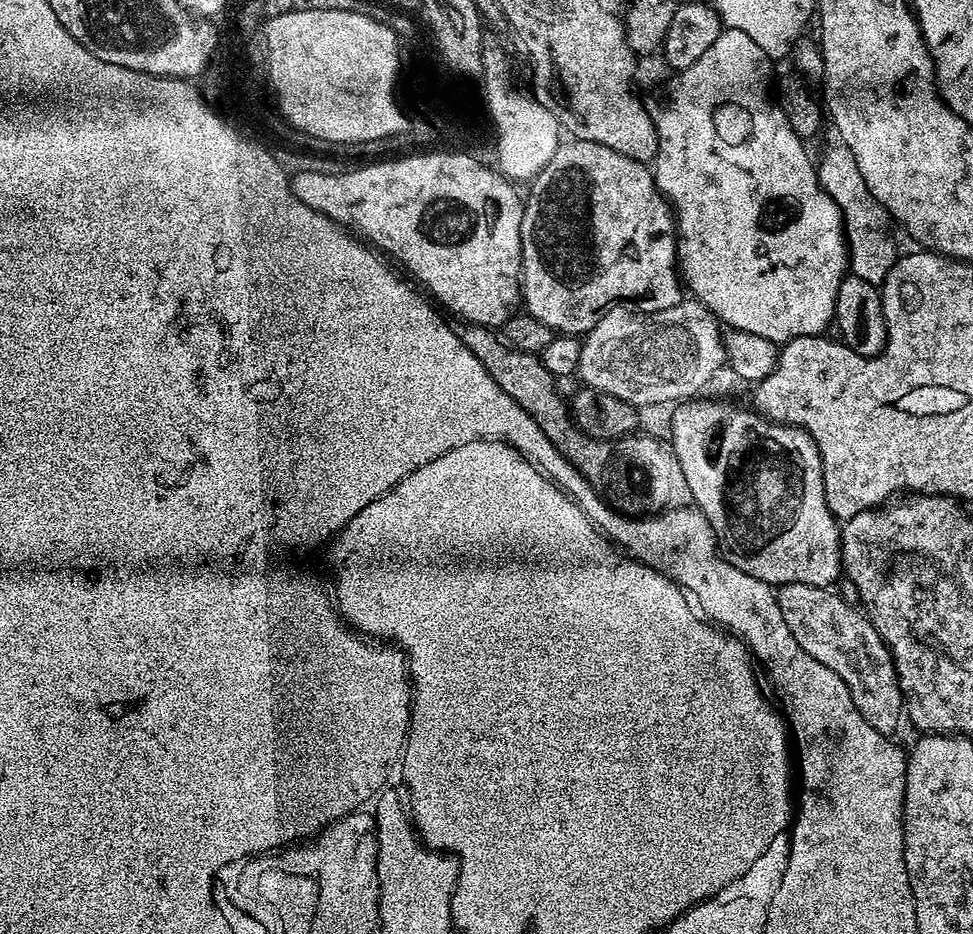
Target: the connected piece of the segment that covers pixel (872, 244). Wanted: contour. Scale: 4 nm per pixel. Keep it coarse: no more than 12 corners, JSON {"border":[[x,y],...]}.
{"border":[[838,126],[822,128],[821,186],[844,216],[849,269],[881,285],[892,219]]}

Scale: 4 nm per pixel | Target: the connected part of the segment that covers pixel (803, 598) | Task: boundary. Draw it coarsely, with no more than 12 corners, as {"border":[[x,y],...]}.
{"border":[[779,585],[790,634],[885,734],[905,715],[872,621],[831,587]]}

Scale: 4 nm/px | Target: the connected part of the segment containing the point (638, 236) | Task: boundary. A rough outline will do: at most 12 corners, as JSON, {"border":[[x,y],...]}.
{"border":[[575,138],[524,200],[520,295],[556,334],[685,299],[645,161]]}

